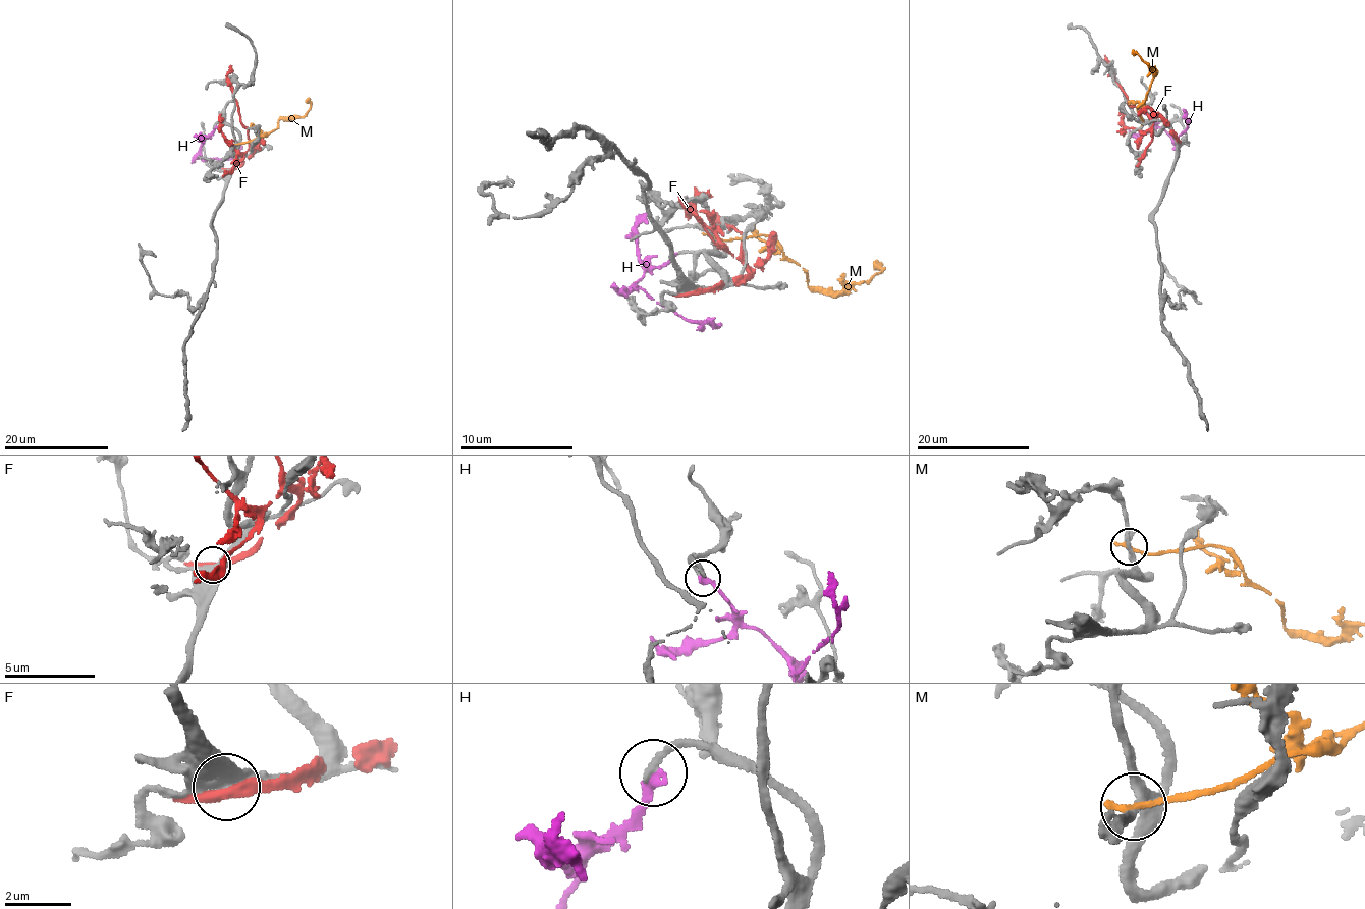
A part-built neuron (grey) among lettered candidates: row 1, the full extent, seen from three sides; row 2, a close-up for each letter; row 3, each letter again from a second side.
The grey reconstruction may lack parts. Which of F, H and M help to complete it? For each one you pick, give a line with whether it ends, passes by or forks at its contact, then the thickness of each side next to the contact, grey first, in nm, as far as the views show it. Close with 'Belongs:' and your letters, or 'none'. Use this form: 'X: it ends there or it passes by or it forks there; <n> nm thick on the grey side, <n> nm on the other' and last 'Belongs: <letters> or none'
Belongs: none

